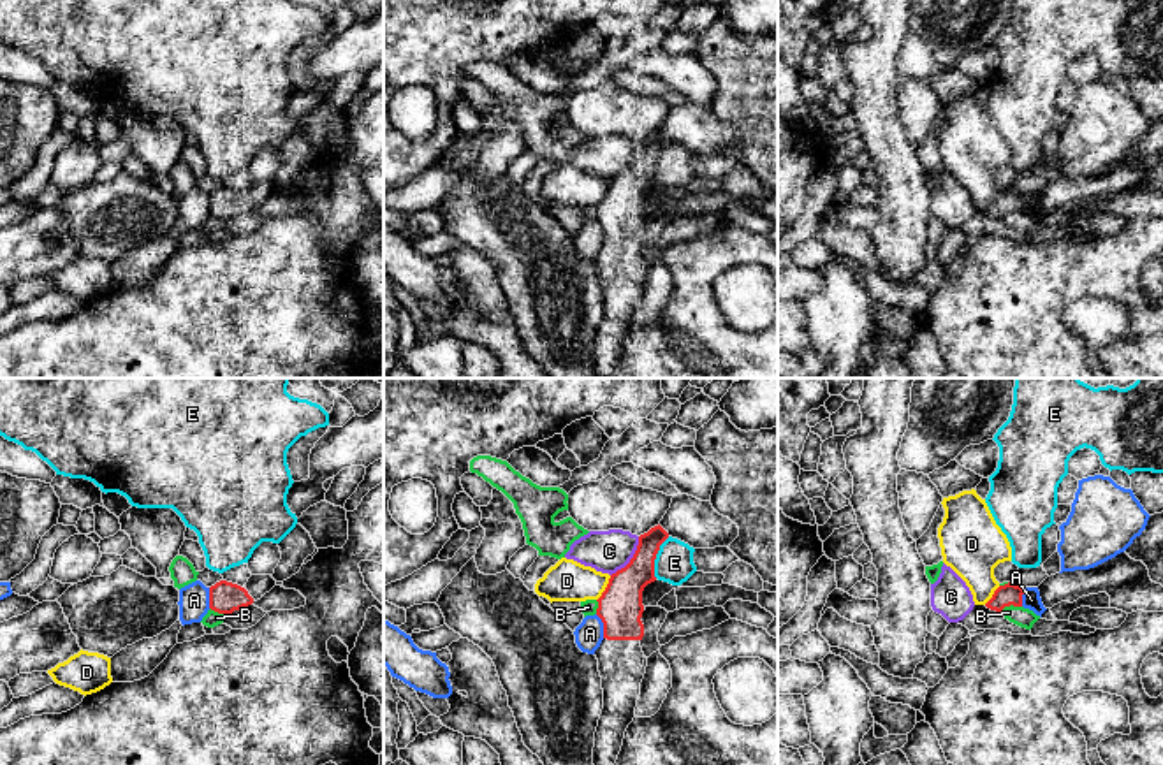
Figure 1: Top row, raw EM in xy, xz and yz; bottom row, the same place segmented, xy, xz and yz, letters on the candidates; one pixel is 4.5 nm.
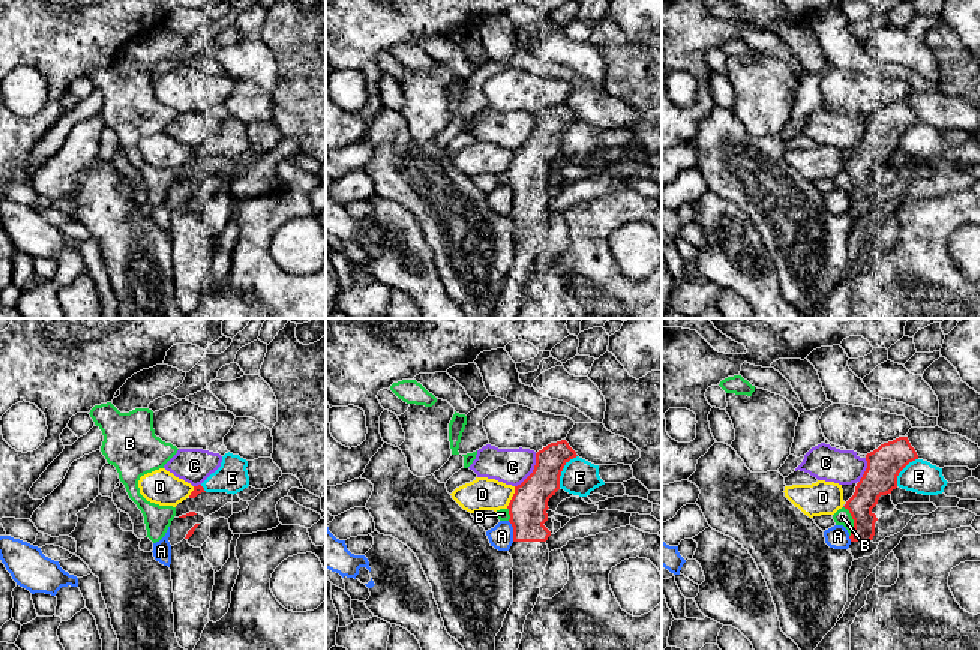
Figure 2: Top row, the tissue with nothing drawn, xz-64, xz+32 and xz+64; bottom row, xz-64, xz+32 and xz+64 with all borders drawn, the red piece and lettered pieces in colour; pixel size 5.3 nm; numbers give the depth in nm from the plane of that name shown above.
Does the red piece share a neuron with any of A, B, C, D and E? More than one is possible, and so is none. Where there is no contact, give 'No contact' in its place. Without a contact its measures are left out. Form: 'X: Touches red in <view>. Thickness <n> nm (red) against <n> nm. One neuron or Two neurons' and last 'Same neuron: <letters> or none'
A: Touches red in xz. Thickness 200 nm (red) against 130 nm. Two neurons
B: Touches red in yz. Thickness 100 nm (red) against 90 nm. Two neurons
C: Touches red in xz. Thickness 200 nm (red) against 190 nm. Two neurons
D: Touches red in xz. Thickness 200 nm (red) against 190 nm. Two neurons
E: Touches red in xz. Thickness 190 nm (red) against 180 nm. Two neurons
Same neuron: none

